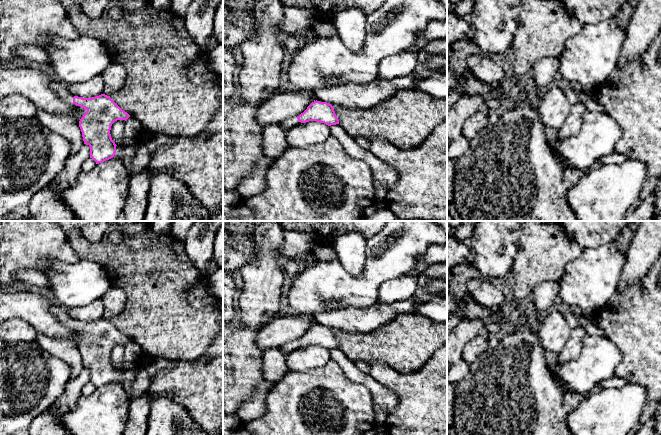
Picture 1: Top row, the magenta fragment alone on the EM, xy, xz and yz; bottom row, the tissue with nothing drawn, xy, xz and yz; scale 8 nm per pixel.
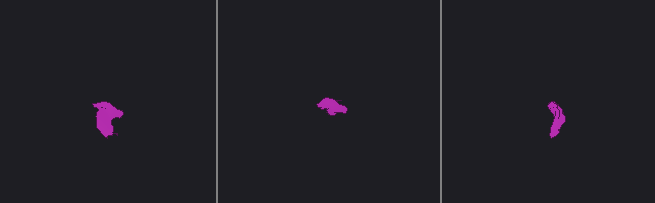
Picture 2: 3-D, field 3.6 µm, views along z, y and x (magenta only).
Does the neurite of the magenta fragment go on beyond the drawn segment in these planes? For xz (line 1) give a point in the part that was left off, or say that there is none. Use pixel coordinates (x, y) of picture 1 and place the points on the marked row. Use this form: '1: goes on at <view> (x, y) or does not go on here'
1: goes on at xz (288, 123)

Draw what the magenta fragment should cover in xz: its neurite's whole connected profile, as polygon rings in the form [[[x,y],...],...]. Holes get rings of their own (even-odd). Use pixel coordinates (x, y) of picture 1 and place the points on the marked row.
[[[317,100],[312,102],[298,117],[286,119],[279,125],[283,129],[290,129],[292,126],[296,125],[298,121],[301,123],[317,121],[328,126],[339,124],[333,106],[327,102]]]

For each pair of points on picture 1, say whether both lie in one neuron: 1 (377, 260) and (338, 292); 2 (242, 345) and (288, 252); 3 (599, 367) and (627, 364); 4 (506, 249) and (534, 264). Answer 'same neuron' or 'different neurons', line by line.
1: same neuron
2: different neurons
3: different neurons
4: different neurons

